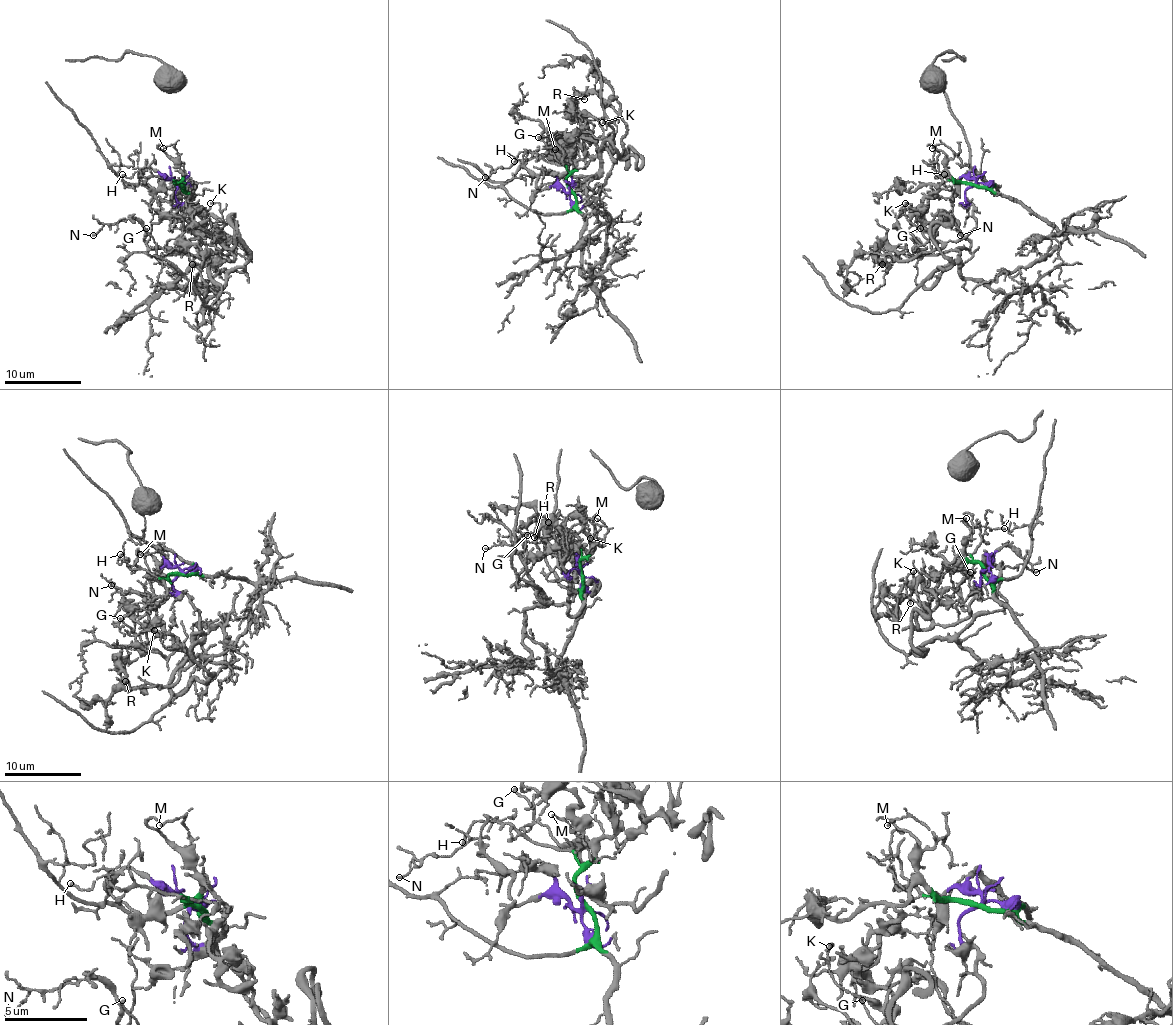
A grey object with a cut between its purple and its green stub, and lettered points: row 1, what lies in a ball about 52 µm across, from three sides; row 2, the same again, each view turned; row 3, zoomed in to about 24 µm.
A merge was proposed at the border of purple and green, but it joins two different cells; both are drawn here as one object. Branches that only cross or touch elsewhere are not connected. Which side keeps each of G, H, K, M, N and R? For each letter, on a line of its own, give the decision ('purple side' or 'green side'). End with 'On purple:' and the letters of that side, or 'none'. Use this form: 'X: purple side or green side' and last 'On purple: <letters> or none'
G: purple side
H: green side
K: purple side
M: green side
N: purple side
R: purple side
On purple: G, K, N, R

